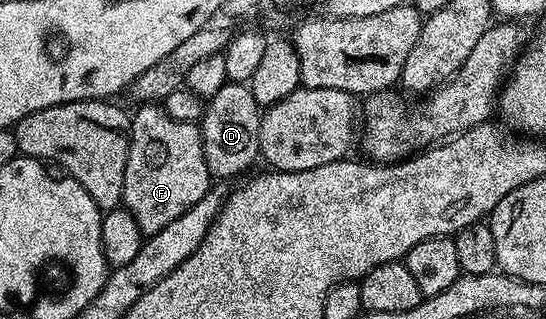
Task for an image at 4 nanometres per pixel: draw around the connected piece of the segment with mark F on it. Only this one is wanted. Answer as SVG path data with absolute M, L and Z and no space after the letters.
M145 103L131 117L129 126L129 154L127 155L127 171L123 175L123 195L121 205L131 215L135 215L135 223L139 223L145 237L154 237L167 223L179 219L183 211L191 211L203 195L211 188L211 174L207 167L207 159L203 159L203 139L198 122L183 123L179 119L171 119L164 108L157 103Z

